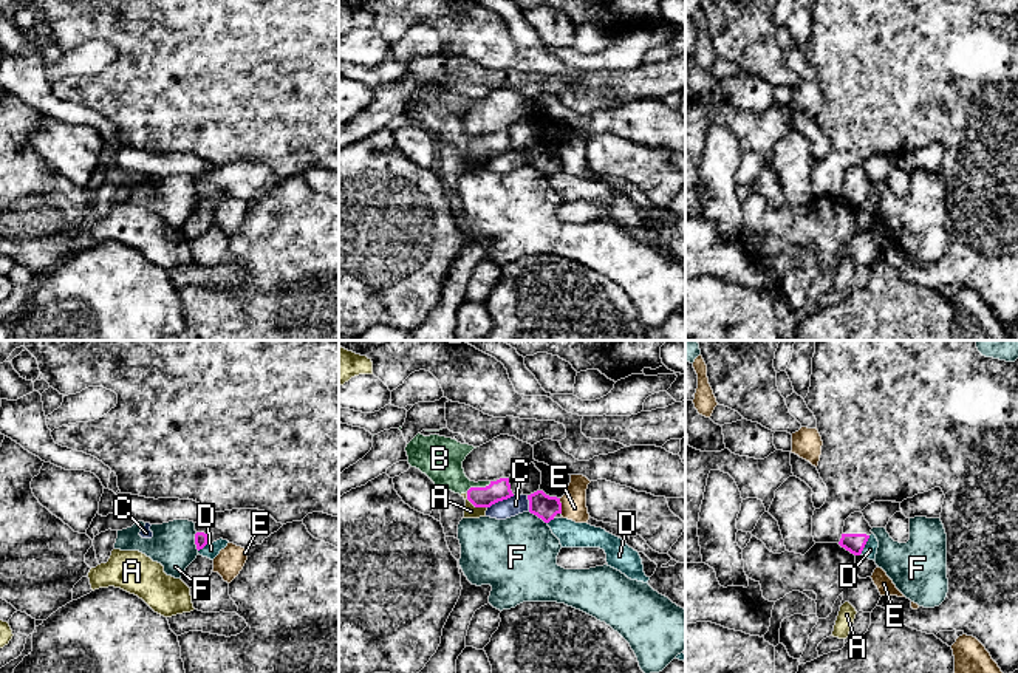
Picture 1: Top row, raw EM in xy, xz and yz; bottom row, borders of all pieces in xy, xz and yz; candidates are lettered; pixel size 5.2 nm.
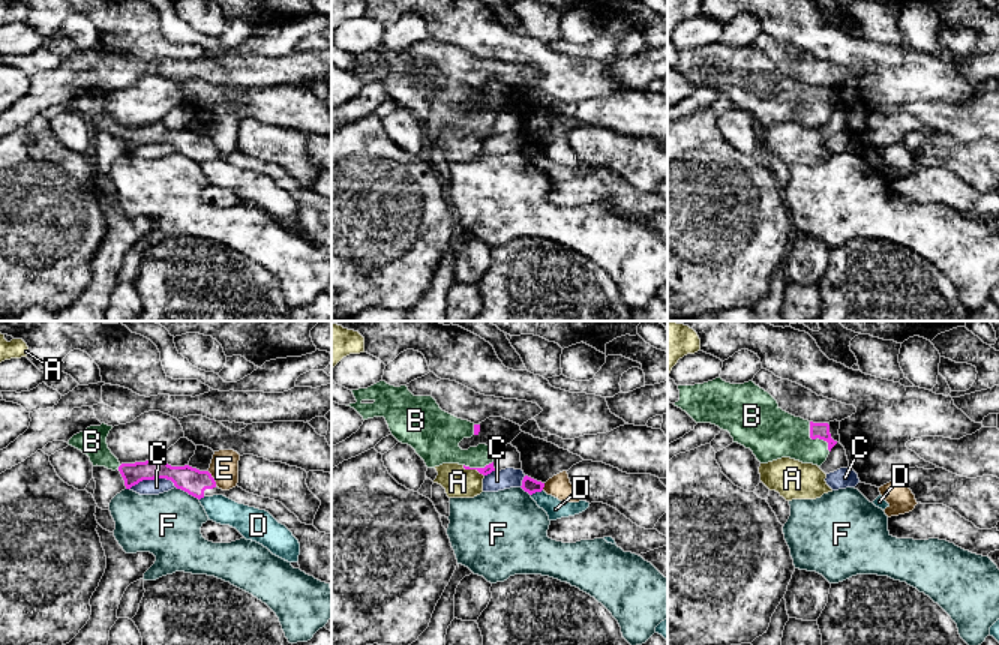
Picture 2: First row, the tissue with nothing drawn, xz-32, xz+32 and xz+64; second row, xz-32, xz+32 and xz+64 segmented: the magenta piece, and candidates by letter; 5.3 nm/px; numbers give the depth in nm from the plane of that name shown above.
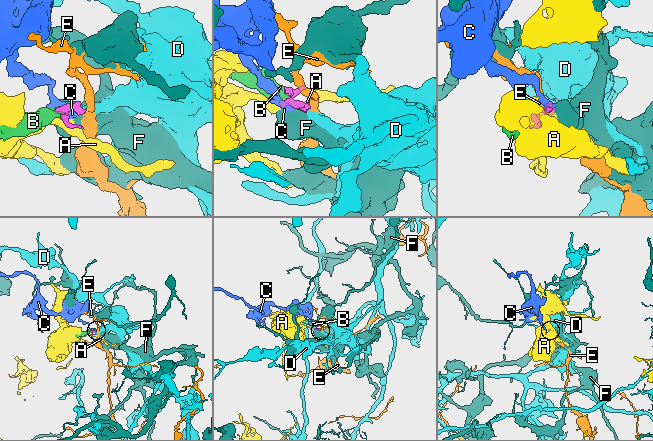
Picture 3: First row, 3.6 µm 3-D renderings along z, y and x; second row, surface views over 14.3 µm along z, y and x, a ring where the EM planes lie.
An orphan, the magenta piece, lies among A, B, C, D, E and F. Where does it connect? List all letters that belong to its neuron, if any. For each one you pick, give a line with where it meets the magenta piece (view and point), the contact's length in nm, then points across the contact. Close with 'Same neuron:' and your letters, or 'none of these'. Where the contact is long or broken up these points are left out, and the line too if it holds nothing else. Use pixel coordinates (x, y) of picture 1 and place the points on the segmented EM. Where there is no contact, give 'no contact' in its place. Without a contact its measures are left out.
B: contact xz (478, 488); length 140 nm; way xz (497, 491), (478, 488), (468, 486), (441, 458)
Same neuron: B

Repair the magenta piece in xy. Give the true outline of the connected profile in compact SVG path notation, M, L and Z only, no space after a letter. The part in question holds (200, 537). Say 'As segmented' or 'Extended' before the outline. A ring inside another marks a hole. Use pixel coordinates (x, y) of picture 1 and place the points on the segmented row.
Extended. M258 509L215 512L210 518L195 523L195 545L200 551L207 543L223 538L248 549L261 545L265 538L282 526L268 512Z

